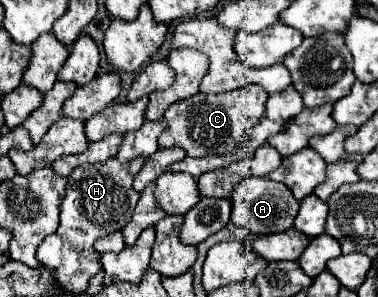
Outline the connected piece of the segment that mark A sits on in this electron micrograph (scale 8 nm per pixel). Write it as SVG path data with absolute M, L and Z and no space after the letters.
M247 177L235 193L231 195L233 201L233 211L231 211L231 223L237 227L245 227L255 235L267 235L265 231L279 233L287 231L293 227L293 221L299 211L299 201L291 195L291 191L283 185L275 185L273 189L263 189L263 179L261 177Z

